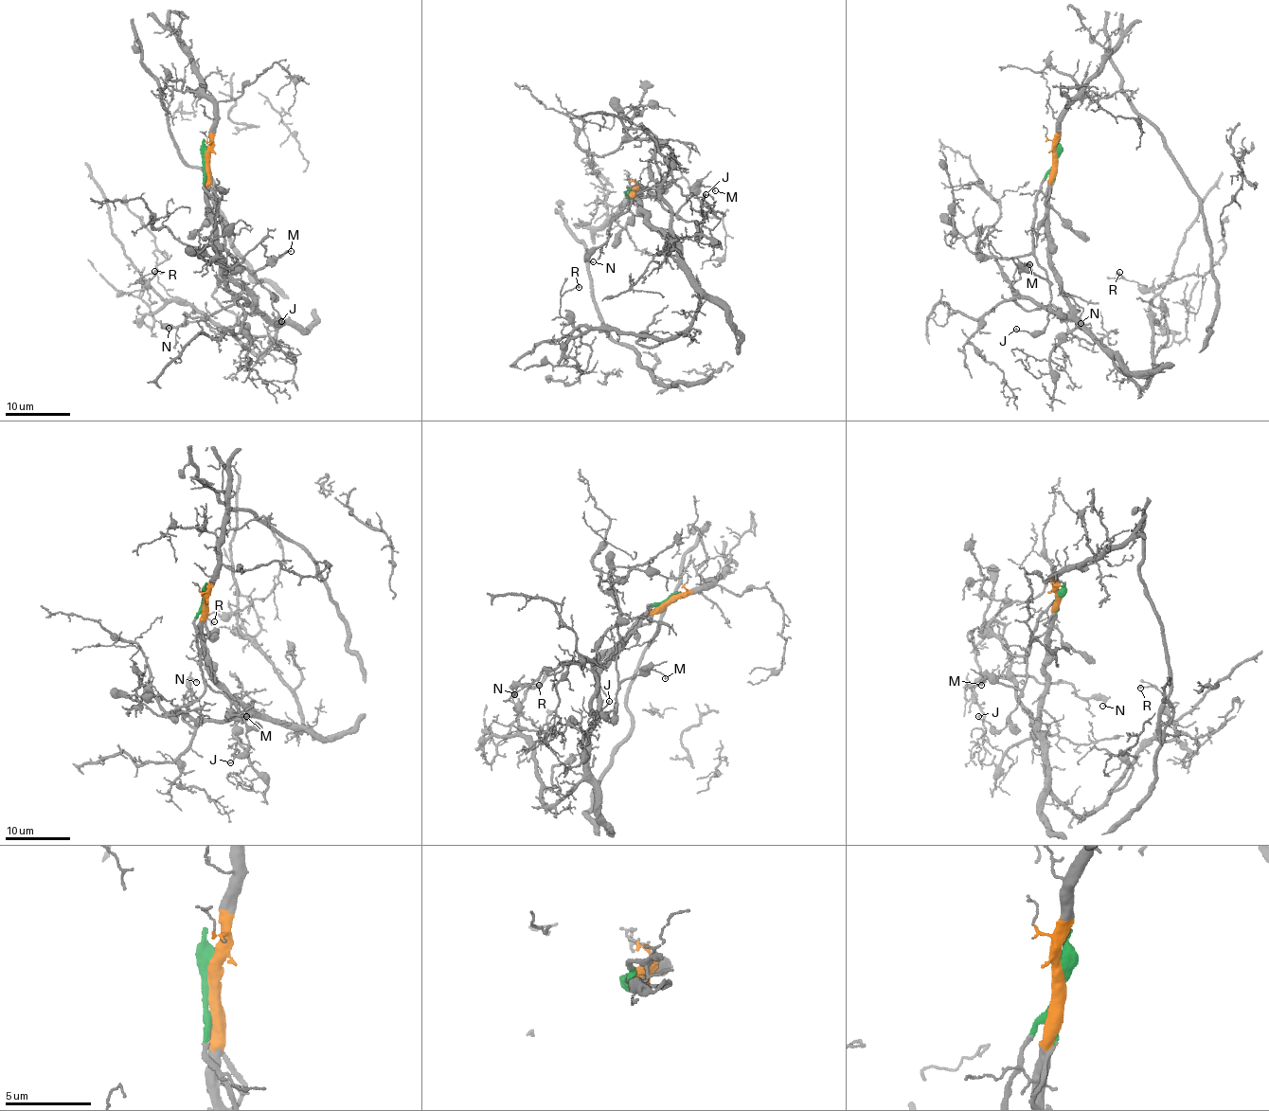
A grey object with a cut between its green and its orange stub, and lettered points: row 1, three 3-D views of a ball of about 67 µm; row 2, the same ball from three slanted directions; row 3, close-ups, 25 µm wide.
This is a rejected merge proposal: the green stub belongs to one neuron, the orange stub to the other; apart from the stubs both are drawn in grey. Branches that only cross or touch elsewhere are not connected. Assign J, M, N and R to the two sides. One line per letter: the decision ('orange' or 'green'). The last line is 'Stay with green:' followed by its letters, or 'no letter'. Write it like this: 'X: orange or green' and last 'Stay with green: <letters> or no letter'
J: green
M: green
N: orange
R: orange
Stay with green: J, M

